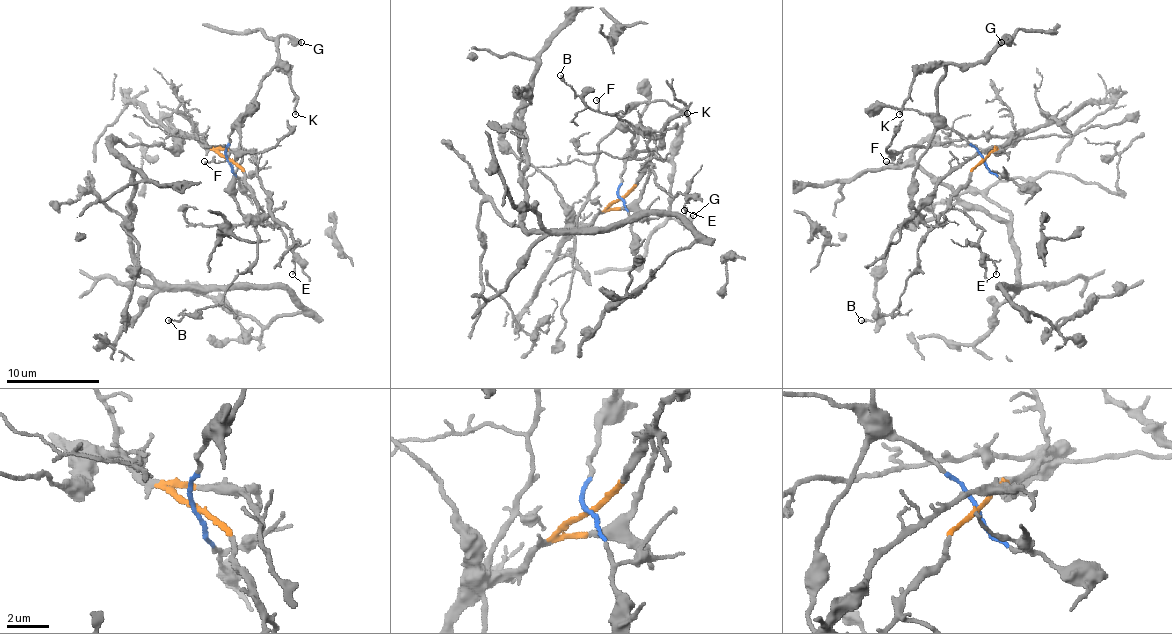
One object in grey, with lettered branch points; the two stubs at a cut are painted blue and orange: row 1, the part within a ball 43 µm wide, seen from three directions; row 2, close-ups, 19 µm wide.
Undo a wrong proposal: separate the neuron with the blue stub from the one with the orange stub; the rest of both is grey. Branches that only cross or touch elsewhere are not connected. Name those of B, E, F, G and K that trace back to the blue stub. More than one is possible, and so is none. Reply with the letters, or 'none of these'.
G, K

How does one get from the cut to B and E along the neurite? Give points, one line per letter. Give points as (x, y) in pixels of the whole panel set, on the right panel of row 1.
B: (985, 161), (971, 172), (941, 221), (922, 240), (917, 267), (908, 277), (899, 305), (873, 321), (862, 321)
E: (985, 161), (971, 172), (950, 205), (966, 214), (982, 230), (978, 247), (994, 261), (996, 274)

